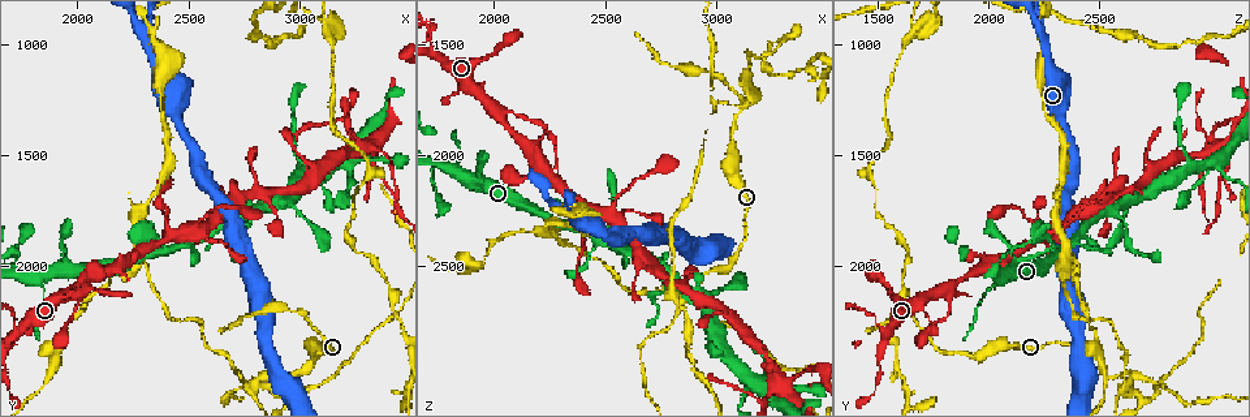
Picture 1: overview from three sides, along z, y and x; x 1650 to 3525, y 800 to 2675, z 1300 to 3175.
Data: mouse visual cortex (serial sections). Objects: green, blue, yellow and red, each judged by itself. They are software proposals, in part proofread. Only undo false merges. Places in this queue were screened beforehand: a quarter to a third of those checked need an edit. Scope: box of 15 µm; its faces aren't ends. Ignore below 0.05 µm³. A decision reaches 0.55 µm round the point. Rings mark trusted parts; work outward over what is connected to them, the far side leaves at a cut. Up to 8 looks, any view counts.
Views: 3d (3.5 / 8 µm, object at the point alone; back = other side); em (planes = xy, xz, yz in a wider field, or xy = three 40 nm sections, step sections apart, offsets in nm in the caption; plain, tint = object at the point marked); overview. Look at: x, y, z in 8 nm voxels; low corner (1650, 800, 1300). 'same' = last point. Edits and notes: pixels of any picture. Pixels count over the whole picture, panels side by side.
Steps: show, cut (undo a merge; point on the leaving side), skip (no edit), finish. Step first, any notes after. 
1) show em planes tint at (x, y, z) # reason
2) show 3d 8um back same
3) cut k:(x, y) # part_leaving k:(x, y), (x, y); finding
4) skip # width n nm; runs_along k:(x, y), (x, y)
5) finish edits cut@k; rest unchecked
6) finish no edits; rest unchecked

show em xy step 2 tint at (3130, 2380, 1770) # sharp bend

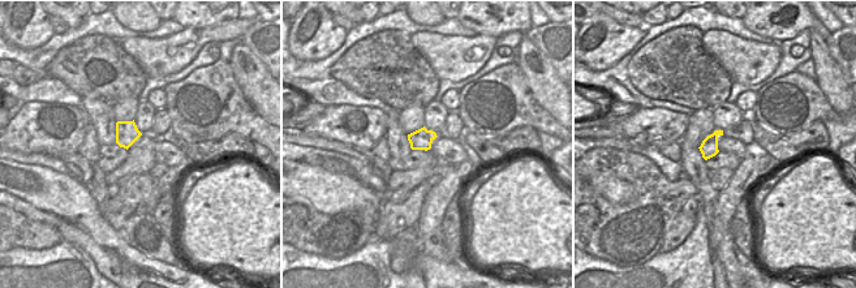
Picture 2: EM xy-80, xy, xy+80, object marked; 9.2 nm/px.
show 3d 3.5um back same

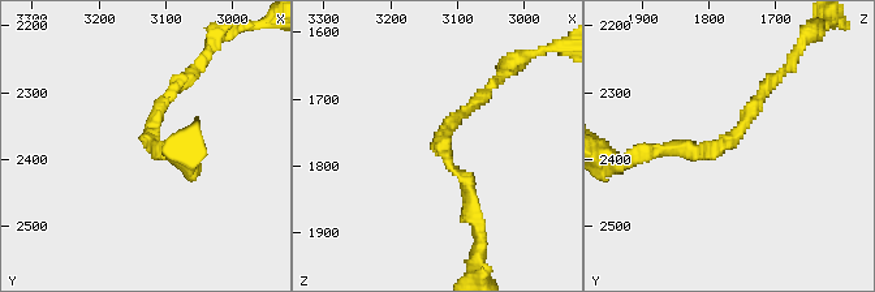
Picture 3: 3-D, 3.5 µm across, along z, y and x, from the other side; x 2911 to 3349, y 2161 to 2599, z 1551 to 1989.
skip # arm_widths 150, 200 nm; runs_along 3:(650, 150), (714, 150), (774, 78); all the same cell

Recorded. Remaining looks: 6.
show 3d 8um at (2820, 2490, 2650) # sharp bend

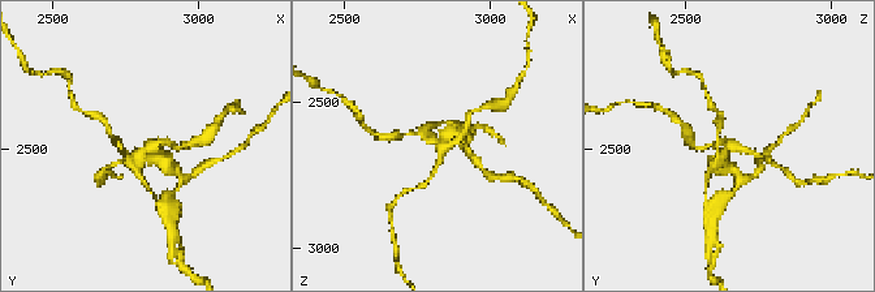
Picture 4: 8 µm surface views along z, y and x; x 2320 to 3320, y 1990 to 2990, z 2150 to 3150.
show em planes tint at (2820, 2490, 2640)

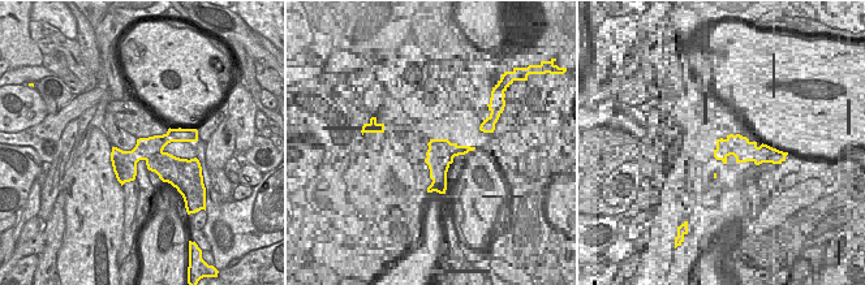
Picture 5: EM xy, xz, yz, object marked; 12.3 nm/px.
cut 4:(167, 162) # part_leaving 4:(130, 158), (95, 115); two cells meet here

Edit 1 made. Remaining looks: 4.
show overview

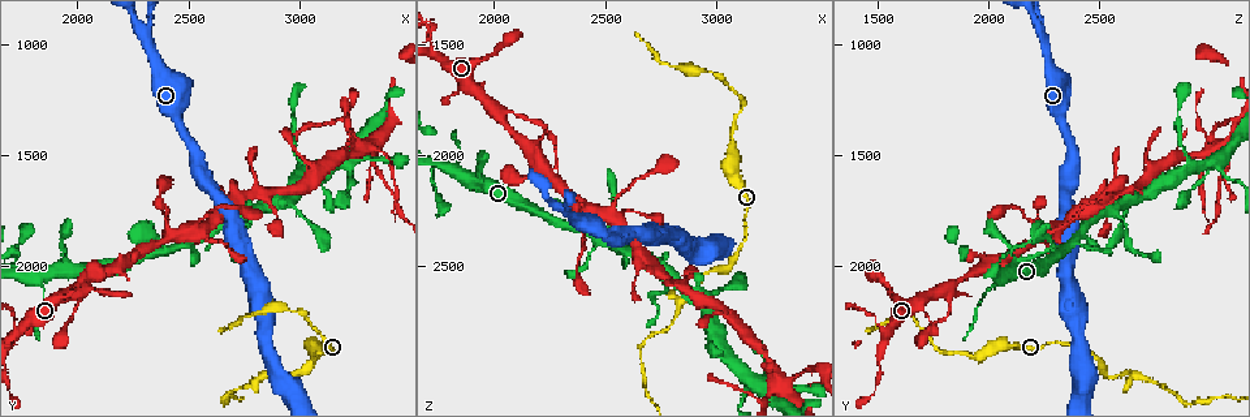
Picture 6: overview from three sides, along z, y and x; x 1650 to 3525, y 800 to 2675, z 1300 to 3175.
show 3d 3.5um at (2910, 1700, 2640) # three-way junction

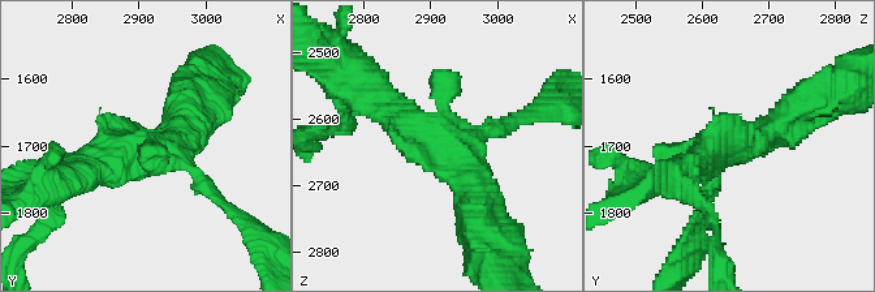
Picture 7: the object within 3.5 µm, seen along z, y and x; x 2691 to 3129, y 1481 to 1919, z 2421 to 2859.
show em planes tint at (2915, 1705, 2645) # need the tissue

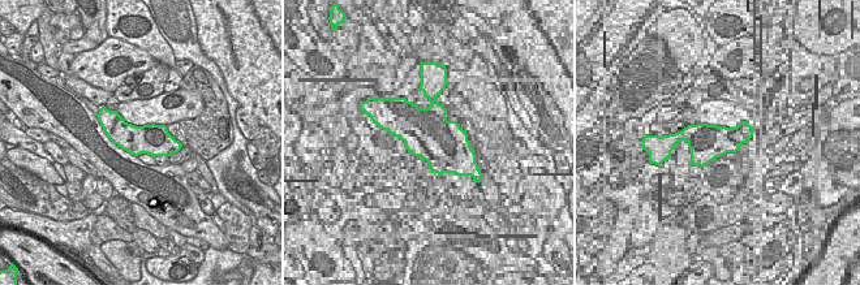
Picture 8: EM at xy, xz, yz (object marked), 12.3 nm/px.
show em xy step 1 tint same

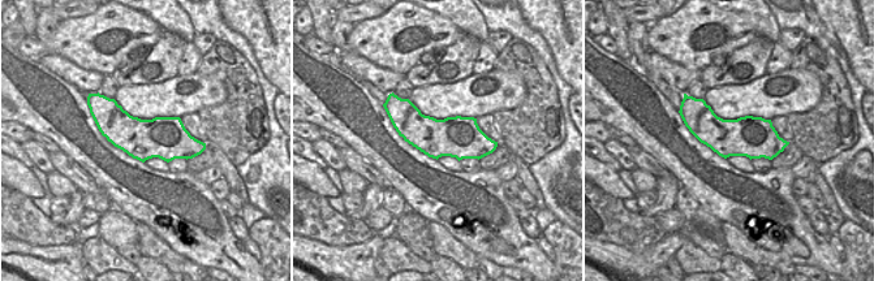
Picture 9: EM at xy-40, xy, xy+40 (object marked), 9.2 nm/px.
skip # width 380 nm; runs_along 9:(97, 113), (138, 138), (202, 146); all the same cell

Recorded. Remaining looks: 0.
finish edits cut@4; rest unchecked

